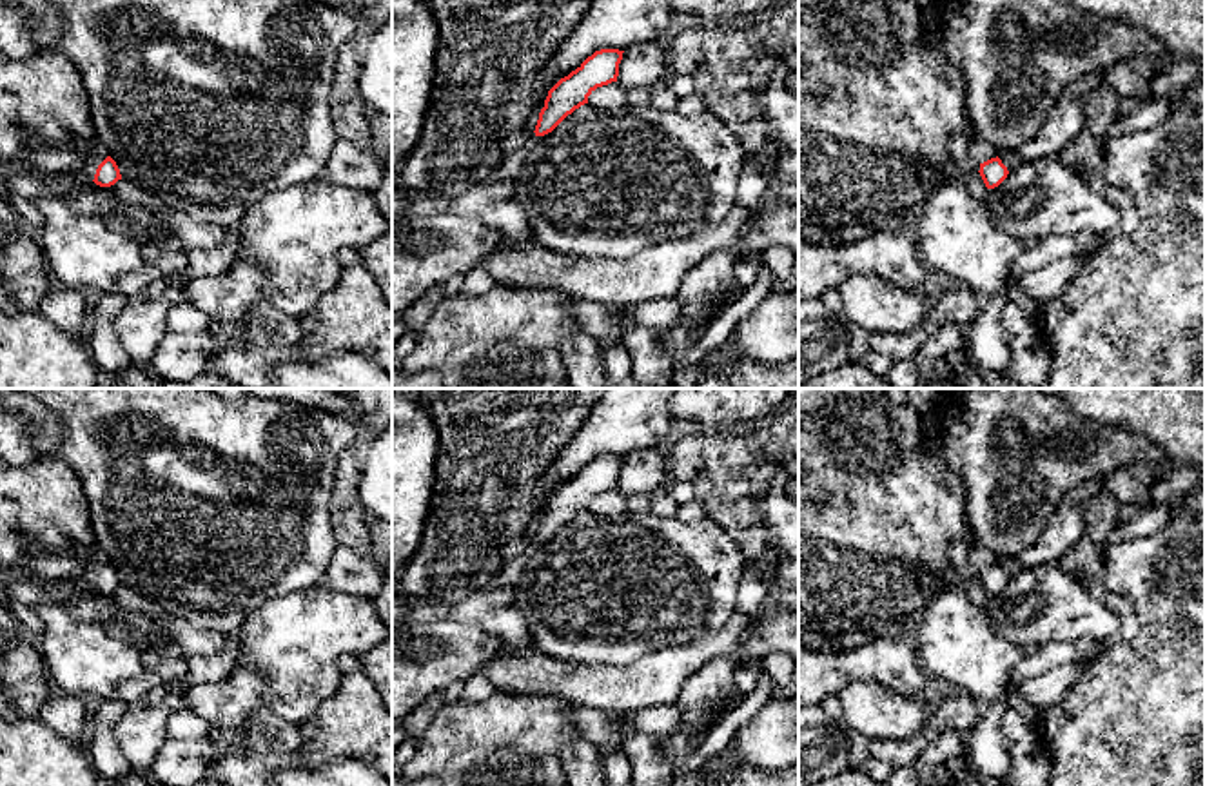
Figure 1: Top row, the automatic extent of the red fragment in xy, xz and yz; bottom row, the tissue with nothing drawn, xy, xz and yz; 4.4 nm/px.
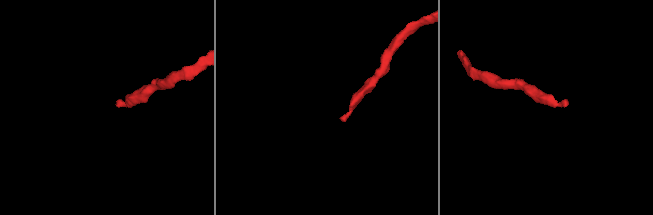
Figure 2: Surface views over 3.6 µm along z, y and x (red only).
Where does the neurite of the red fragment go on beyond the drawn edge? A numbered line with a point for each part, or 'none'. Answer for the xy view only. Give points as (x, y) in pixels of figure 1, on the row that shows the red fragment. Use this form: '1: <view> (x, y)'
1: xy (95, 153)

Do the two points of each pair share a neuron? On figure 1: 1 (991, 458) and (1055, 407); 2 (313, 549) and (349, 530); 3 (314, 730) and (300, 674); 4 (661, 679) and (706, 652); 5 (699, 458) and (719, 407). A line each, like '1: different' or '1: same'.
1: same
2: different
3: different
4: same
5: different

